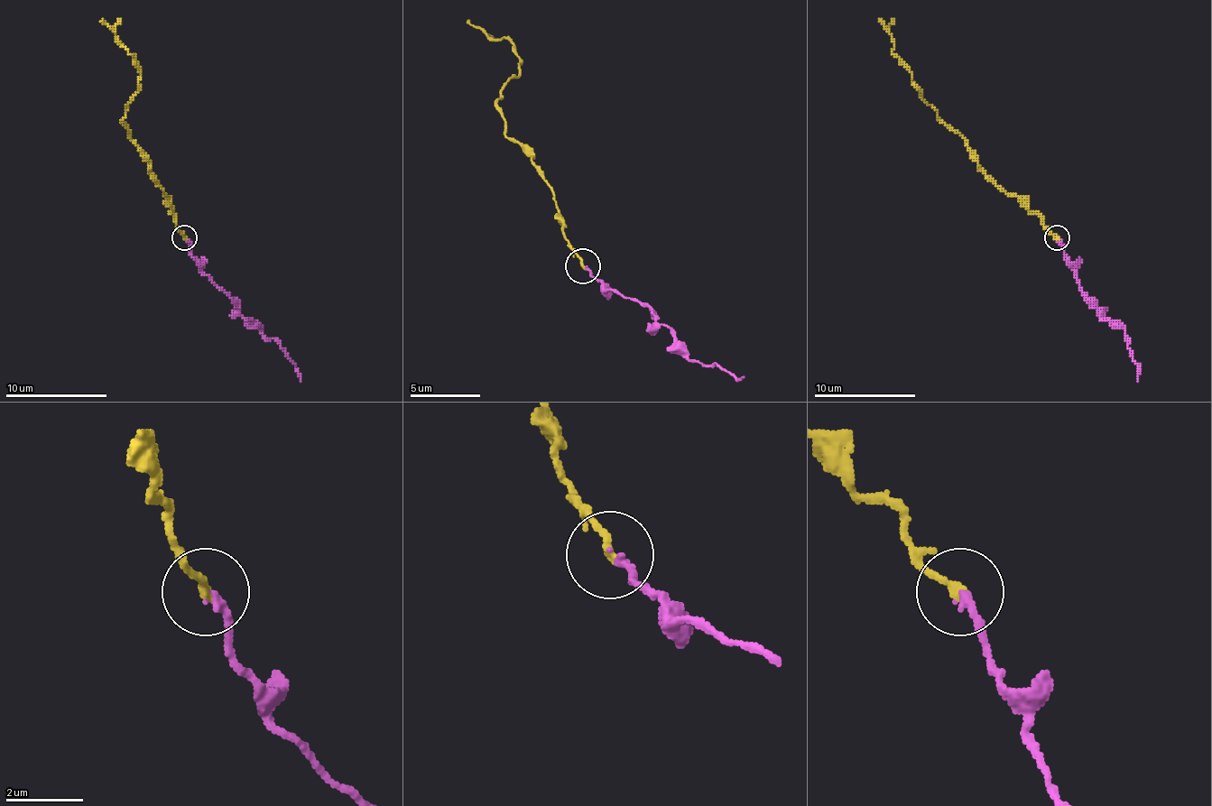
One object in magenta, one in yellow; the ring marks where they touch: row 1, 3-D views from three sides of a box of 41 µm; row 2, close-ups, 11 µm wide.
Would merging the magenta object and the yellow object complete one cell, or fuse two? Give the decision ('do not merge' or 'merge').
merge

